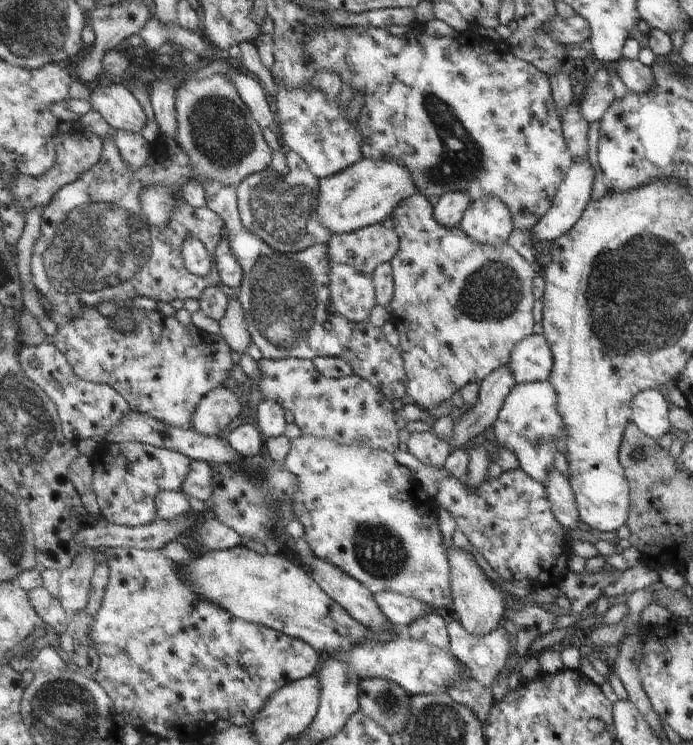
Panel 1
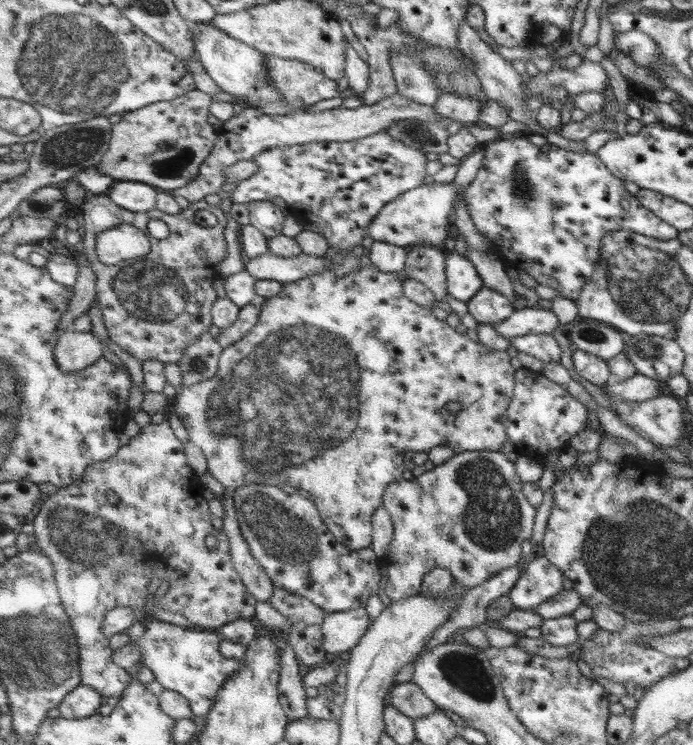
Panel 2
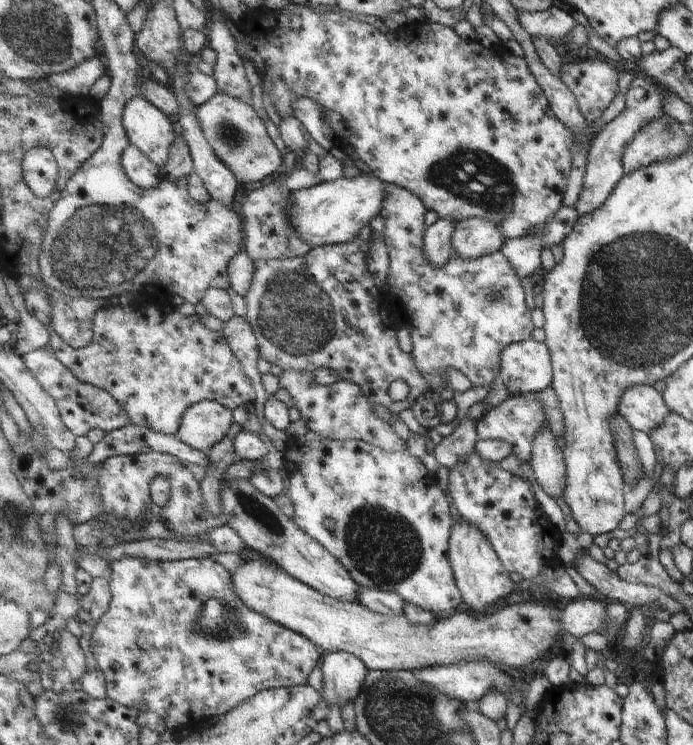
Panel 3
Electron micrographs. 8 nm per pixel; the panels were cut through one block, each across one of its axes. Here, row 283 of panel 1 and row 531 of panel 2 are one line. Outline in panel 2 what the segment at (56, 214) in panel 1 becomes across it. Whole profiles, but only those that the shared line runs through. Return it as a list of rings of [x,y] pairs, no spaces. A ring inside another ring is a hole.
[[[167,418],[161,424],[148,424],[143,427],[139,434],[133,438],[130,438],[129,443],[121,448],[121,451],[117,452],[112,459],[106,462],[96,463],[85,472],[84,479],[77,481],[75,484],[60,488],[57,493],[46,495],[43,493],[41,500],[37,502],[37,506],[33,508],[31,514],[22,517],[23,522],[27,524],[33,524],[34,532],[33,536],[36,539],[36,544],[40,547],[43,554],[47,554],[53,564],[56,565],[57,586],[60,589],[60,596],[63,600],[64,607],[68,613],[69,620],[72,621],[74,629],[77,635],[77,641],[80,644],[80,669],[82,674],[82,684],[88,685],[90,688],[97,689],[97,692],[101,692],[104,698],[109,696],[115,696],[118,699],[129,689],[132,684],[133,678],[131,674],[127,672],[126,668],[118,665],[113,660],[114,651],[109,644],[109,637],[105,635],[103,628],[106,615],[114,608],[124,606],[131,607],[142,613],[146,613],[147,606],[152,604],[149,599],[149,584],[153,582],[153,578],[159,580],[168,580],[169,586],[163,599],[159,600],[156,605],[163,610],[169,610],[169,612],[177,612],[182,614],[189,620],[189,622],[197,625],[197,627],[204,627],[205,631],[217,631],[220,627],[224,627],[226,624],[232,623],[234,620],[253,618],[255,614],[255,604],[258,603],[256,596],[252,592],[249,592],[247,586],[241,578],[240,572],[237,572],[235,564],[230,552],[230,543],[224,532],[219,532],[213,522],[211,522],[211,509],[209,501],[205,500],[203,492],[205,492],[205,485],[201,483],[198,475],[193,468],[189,467],[187,454],[185,454],[185,448],[183,442],[173,434],[173,428],[169,426]],[[208,535],[215,536],[218,541],[218,546],[214,550],[210,550],[206,546],[206,537]]]

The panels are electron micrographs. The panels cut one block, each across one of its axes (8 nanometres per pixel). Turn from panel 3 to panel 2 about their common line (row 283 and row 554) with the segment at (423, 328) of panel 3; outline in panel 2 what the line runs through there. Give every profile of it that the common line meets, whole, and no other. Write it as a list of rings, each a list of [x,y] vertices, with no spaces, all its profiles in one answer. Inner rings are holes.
[[[465,451],[457,453],[454,458],[451,458],[445,464],[436,466],[434,469],[423,473],[417,478],[404,480],[398,479],[397,481],[389,484],[387,492],[385,492],[385,500],[382,507],[391,514],[394,524],[394,540],[391,544],[390,552],[386,556],[389,559],[389,582],[385,588],[385,594],[389,594],[391,601],[401,601],[407,599],[422,590],[422,583],[424,582],[425,575],[431,573],[435,567],[445,567],[453,573],[455,581],[459,581],[461,585],[471,589],[476,585],[484,583],[493,575],[497,575],[499,571],[504,571],[513,565],[517,565],[521,560],[521,550],[523,550],[523,542],[530,540],[533,536],[533,524],[535,524],[535,514],[537,514],[536,505],[529,502],[525,496],[523,489],[523,482],[518,476],[515,462],[508,460],[501,451]]]

